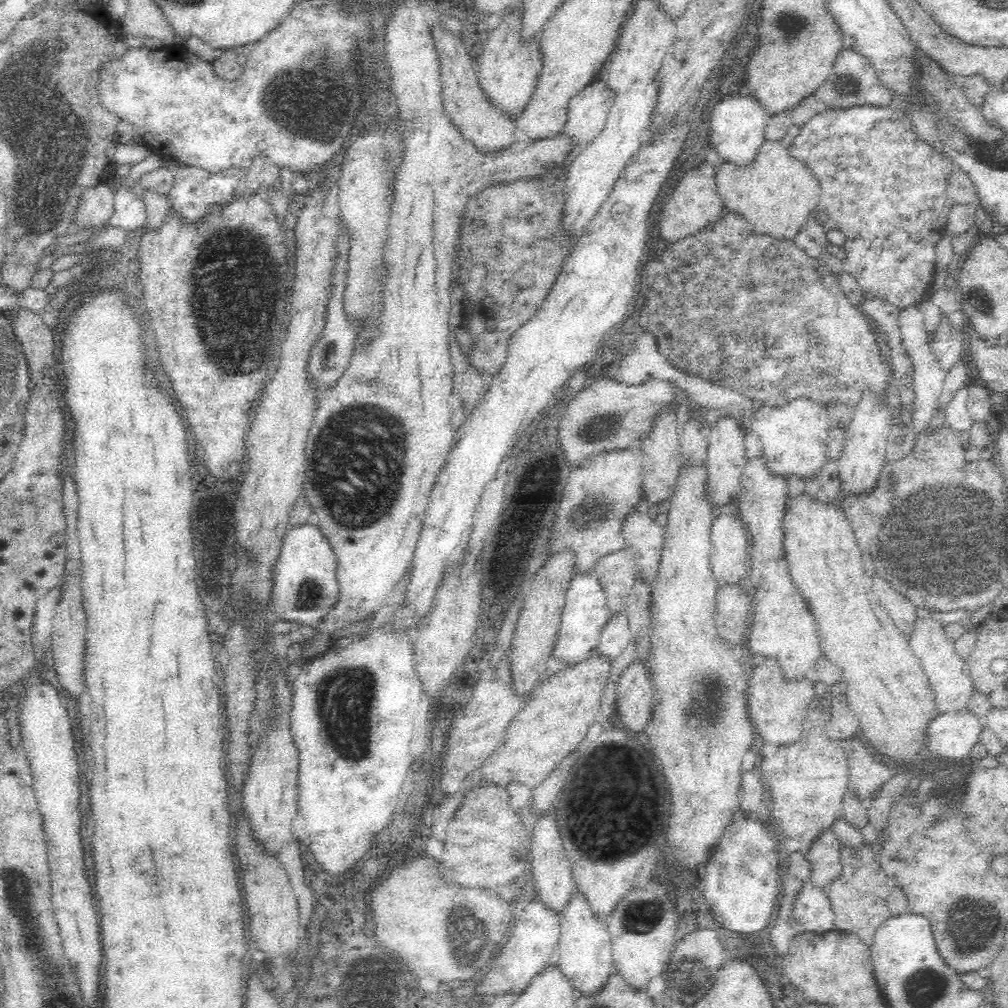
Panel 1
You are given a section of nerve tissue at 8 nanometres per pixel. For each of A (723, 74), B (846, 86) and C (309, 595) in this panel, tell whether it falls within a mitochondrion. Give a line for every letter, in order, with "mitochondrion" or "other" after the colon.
A: other
B: mitochondrion
C: mitochondrion

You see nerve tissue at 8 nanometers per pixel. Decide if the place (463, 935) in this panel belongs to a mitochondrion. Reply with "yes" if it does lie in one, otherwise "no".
yes

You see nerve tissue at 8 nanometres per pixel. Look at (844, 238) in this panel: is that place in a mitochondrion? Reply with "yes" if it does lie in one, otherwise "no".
yes

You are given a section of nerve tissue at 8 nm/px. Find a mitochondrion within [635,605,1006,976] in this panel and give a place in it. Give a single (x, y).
(971, 920)

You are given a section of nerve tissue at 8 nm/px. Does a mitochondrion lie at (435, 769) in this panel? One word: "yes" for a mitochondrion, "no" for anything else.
no

